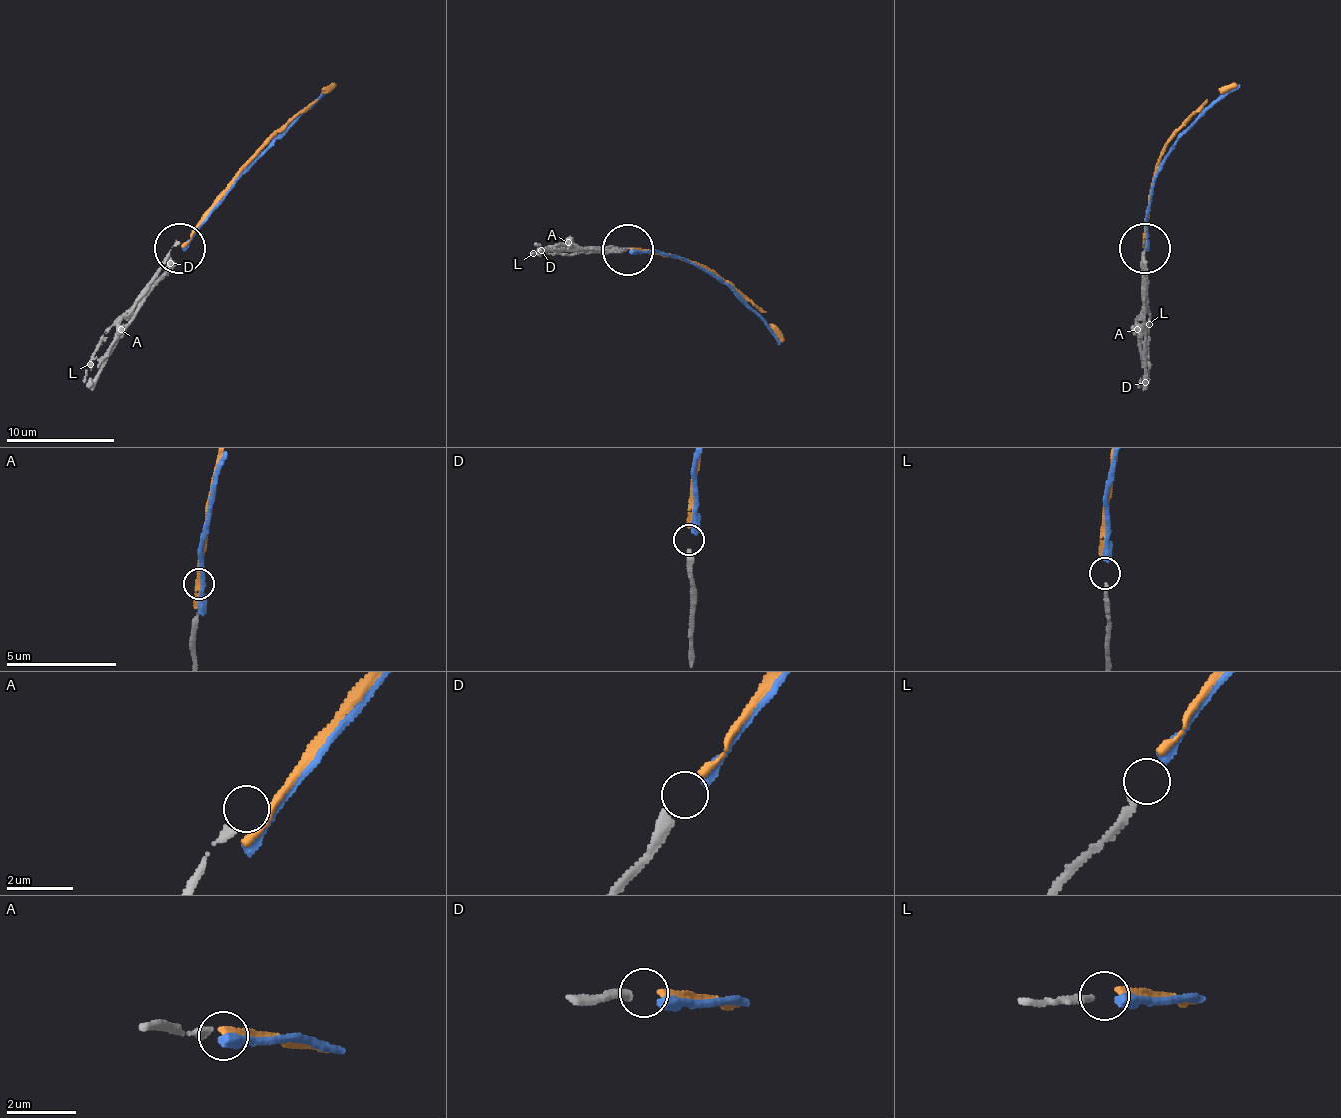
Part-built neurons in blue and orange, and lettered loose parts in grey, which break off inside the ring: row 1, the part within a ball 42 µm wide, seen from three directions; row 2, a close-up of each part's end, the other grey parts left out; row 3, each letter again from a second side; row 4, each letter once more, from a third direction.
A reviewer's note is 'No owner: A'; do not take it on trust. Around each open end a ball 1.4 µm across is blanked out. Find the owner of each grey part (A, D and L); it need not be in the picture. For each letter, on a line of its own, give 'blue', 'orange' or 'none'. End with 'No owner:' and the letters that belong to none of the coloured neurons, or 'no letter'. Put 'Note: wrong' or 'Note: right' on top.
Note: right
A: none
D: orange
L: blue
No owner: A

